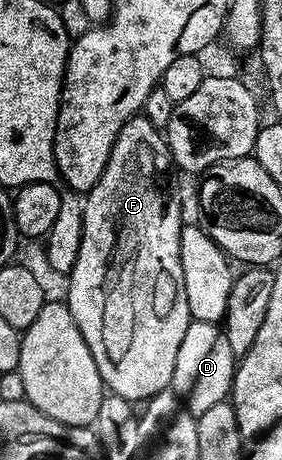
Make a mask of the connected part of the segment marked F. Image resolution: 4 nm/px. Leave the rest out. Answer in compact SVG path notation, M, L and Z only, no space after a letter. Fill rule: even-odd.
M136 115L129 118L121 127L117 139L113 143L113 151L105 163L105 171L101 179L92 189L88 189L83 201L83 234L81 235L80 249L77 251L76 262L73 263L67 281L67 297L65 303L93 355L93 363L97 363L97 371L101 375L104 386L112 394L123 396L132 403L146 403L153 395L168 388L173 379L173 367L177 363L177 351L181 347L181 339L185 339L185 331L192 323L189 311L189 299L185 299L185 271L181 271L181 231L185 224L183 209L171 190L171 148L167 145L167 138L161 132L160 126L150 121L146 115Z

